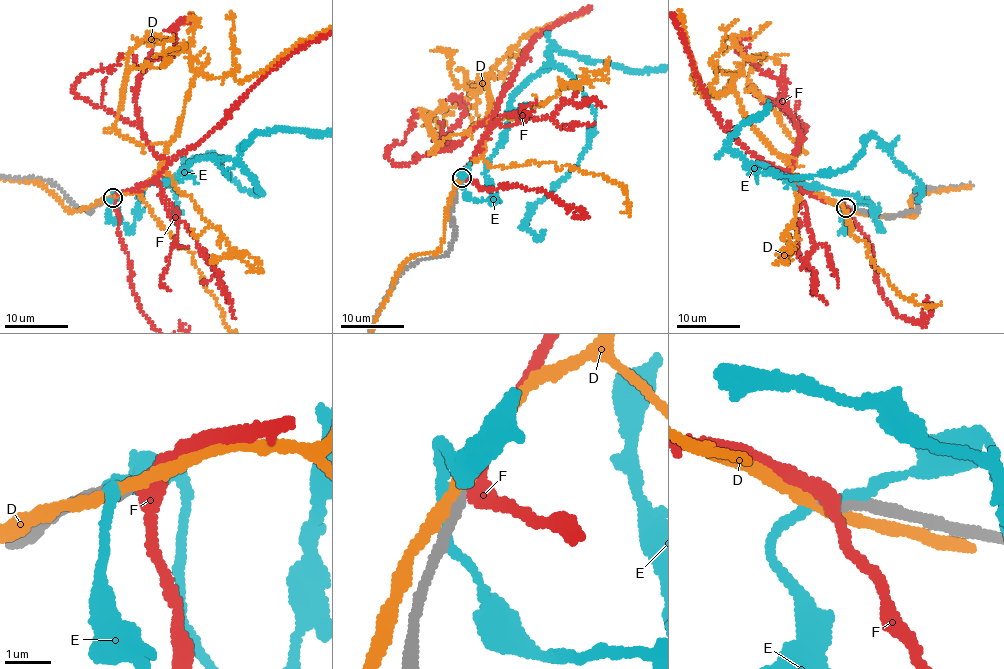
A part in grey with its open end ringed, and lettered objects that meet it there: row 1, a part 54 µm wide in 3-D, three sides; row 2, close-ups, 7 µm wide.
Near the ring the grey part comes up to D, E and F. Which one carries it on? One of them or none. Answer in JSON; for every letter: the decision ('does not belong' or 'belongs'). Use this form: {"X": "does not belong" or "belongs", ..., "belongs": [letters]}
{"D": "does not belong", "E": "does not belong", "F": "belongs", "belongs": ["F"]}

